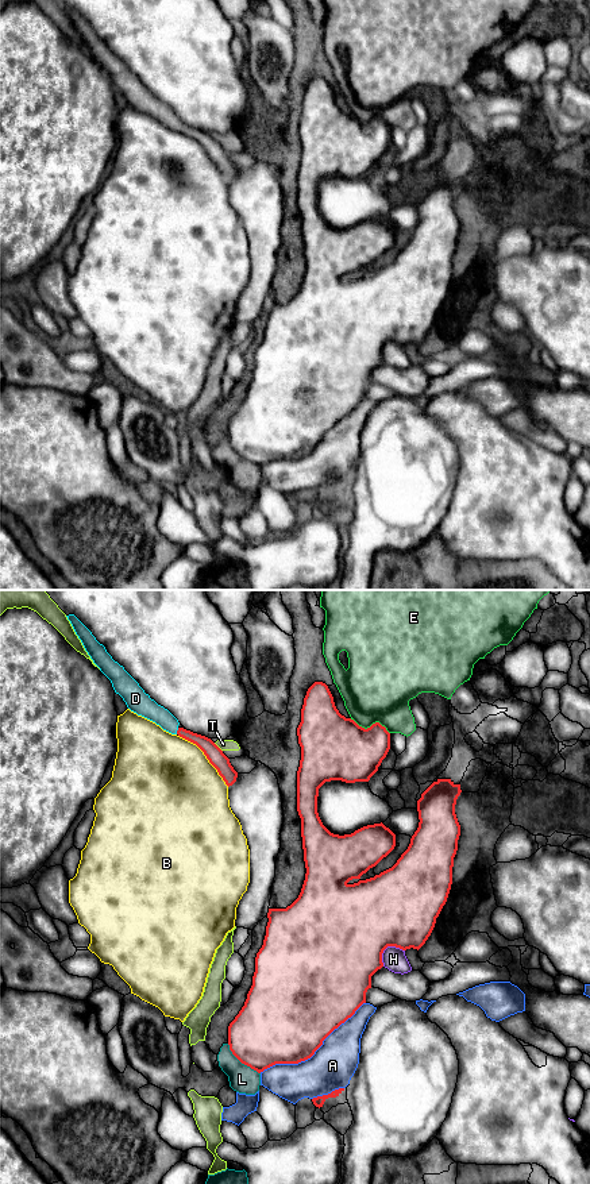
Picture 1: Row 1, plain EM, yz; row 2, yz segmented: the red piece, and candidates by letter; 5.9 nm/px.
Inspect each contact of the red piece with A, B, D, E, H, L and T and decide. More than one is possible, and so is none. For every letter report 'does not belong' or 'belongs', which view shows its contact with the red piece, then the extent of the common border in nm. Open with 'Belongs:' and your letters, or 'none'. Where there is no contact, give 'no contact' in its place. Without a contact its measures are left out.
Belongs: D
A: does not belong; meets red in yz; contact 750 nm long
B: does not belong; meets red in yz; contact 440 nm long
D: belongs; meets red in yz; contact 40 nm long
E: does not belong; meets red in yz; contact 260 nm long
H: does not belong; meets red in yz; contact 170 nm long
L: does not belong; meets red in yz; contact 260 nm long
T: does not belong; meets red in yz; contact 80 nm long

